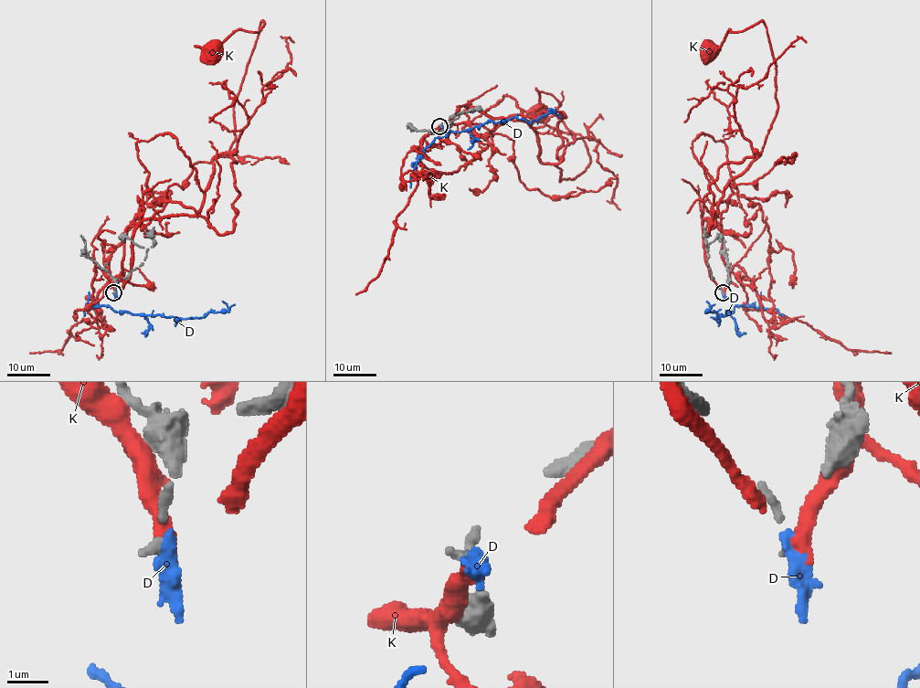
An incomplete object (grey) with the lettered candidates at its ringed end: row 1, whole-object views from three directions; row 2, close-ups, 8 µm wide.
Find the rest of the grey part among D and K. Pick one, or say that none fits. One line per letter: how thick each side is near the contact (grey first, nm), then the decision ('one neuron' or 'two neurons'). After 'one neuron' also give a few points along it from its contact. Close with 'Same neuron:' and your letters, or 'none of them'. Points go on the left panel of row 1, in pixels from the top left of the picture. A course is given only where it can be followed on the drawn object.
D: 170/440 nm | two neurons
K: 170/440 nm | two neurons
Same neuron: none of them

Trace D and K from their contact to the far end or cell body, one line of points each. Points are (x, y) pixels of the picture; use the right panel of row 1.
D: (723, 292), (728, 314), (714, 318), (718, 316), (716, 312), (709, 312), (706, 301)
K: (723, 292), (770, 300), (762, 207), (708, 234), (709, 185), (776, 62), (762, 22), (711, 49)

